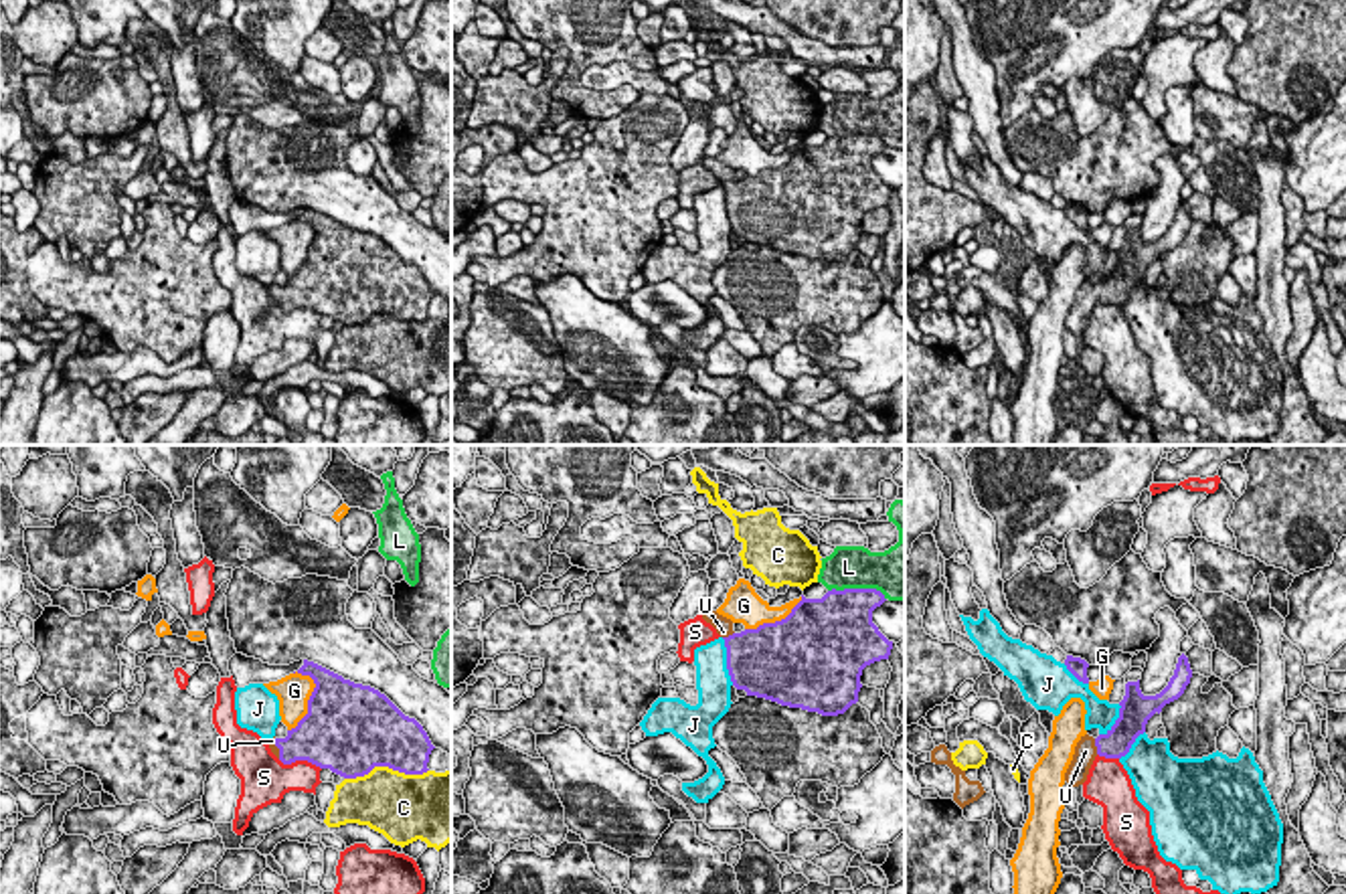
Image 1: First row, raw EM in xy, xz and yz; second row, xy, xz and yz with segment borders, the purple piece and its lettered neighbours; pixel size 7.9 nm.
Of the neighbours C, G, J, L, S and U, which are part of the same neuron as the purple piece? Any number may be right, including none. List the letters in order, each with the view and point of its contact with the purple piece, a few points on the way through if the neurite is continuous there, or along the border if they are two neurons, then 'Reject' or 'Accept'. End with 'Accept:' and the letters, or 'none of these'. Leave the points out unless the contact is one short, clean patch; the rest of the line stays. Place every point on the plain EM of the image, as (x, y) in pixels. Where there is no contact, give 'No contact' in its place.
C: Touches purple at xy (385, 312). Reject
G: Touches purple at xy (308, 251). Reject
J: Touches purple at xz (727, 209). Reject
L: Touches purple at xz (859, 136). Reject
S: Touches purple at xy (300, 306). Reject
U: Touches purple at yz (1096, 292). Path across: yz (1118, 288), (1114, 292), (1096, 292), (1085, 298). Accept
Accept: U

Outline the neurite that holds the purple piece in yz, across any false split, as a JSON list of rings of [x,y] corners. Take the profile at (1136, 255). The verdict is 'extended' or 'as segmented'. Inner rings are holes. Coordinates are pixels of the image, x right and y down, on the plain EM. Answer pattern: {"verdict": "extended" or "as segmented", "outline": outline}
{"verdict": "extended", "outline": [[[1178,204],[1174,222],[1168,233],[1156,243],[1144,243],[1138,229],[1125,231],[1125,243],[1119,249],[1119,265],[1115,271],[1097,285],[1085,281],[1075,293],[1073,307],[1065,320],[1065,328],[1071,334],[1079,334],[1087,328],[1089,316],[1095,303],[1121,305],[1129,299],[1140,281],[1146,279],[1148,267],[1174,247],[1178,247],[1190,231],[1192,216],[1188,204]]]}

